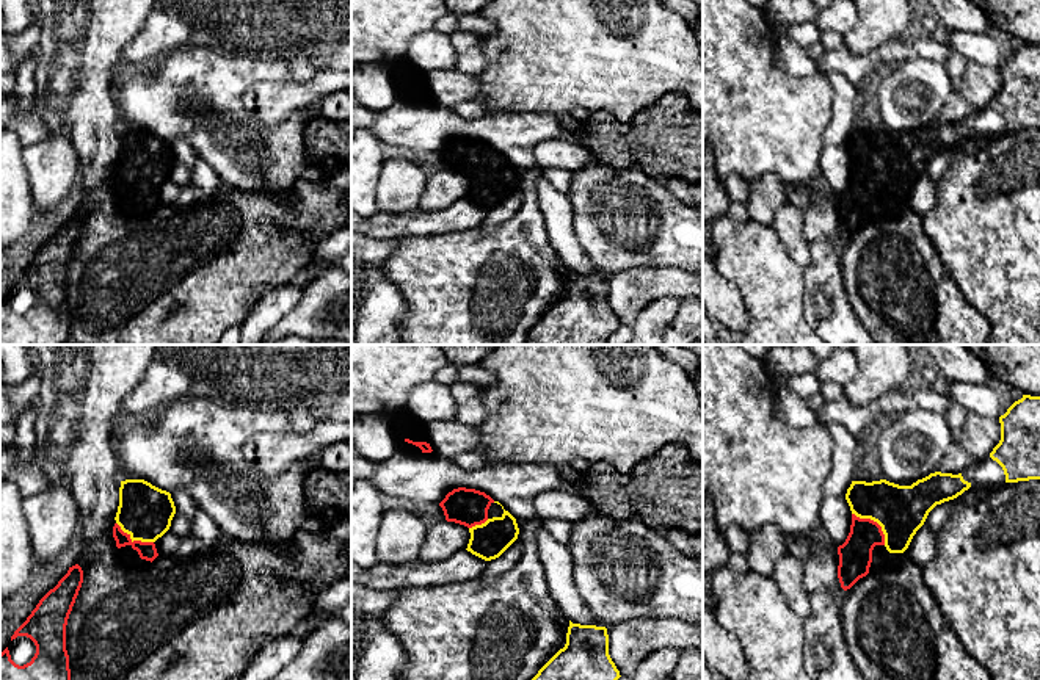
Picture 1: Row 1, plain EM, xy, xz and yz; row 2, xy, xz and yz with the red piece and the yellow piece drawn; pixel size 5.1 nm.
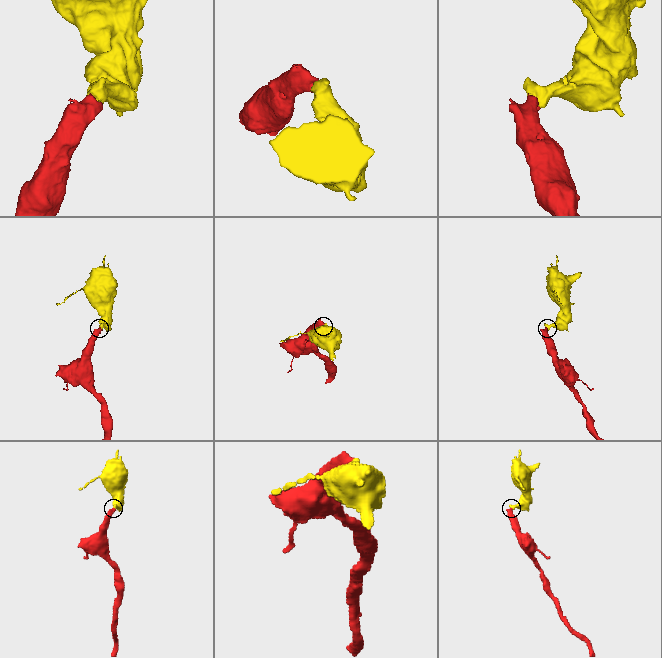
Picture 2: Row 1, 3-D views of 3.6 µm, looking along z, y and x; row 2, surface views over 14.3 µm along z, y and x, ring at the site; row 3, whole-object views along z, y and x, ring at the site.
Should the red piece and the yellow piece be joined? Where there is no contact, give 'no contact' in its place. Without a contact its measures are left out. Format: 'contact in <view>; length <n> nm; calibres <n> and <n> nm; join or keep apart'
contact in yz; length 240 nm; calibres 180 and 260 nm; join

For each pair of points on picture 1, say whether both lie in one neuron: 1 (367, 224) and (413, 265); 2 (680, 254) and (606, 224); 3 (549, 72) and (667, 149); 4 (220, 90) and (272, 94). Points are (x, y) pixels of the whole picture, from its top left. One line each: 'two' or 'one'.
1: two
2: one
3: two
4: two

